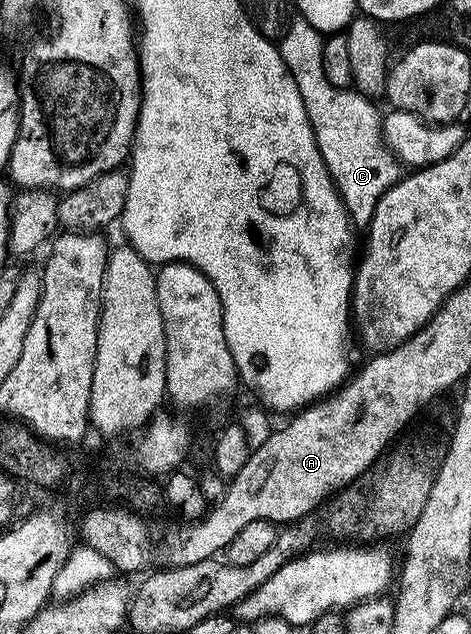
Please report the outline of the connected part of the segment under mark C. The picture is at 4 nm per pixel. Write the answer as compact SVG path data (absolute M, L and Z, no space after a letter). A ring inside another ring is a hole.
M296 19L279 39L278 48L298 87L298 95L302 95L318 151L322 151L322 159L346 207L348 220L357 230L364 231L372 221L378 199L400 180L402 166L384 143L382 113L376 110L377 102L363 97L355 88L334 87L330 79L326 79L326 71L322 71L324 39L325 34L317 31L309 21Z

